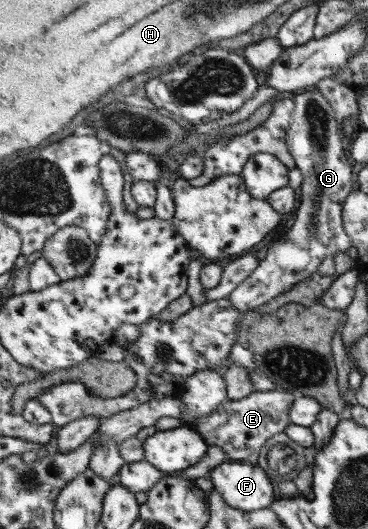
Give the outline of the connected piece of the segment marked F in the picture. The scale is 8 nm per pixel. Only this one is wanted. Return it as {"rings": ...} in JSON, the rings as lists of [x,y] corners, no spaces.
{"rings":[[[227,461],[209,475],[213,488],[223,493],[235,509],[254,512],[269,508],[278,498],[278,488],[257,465]]]}

